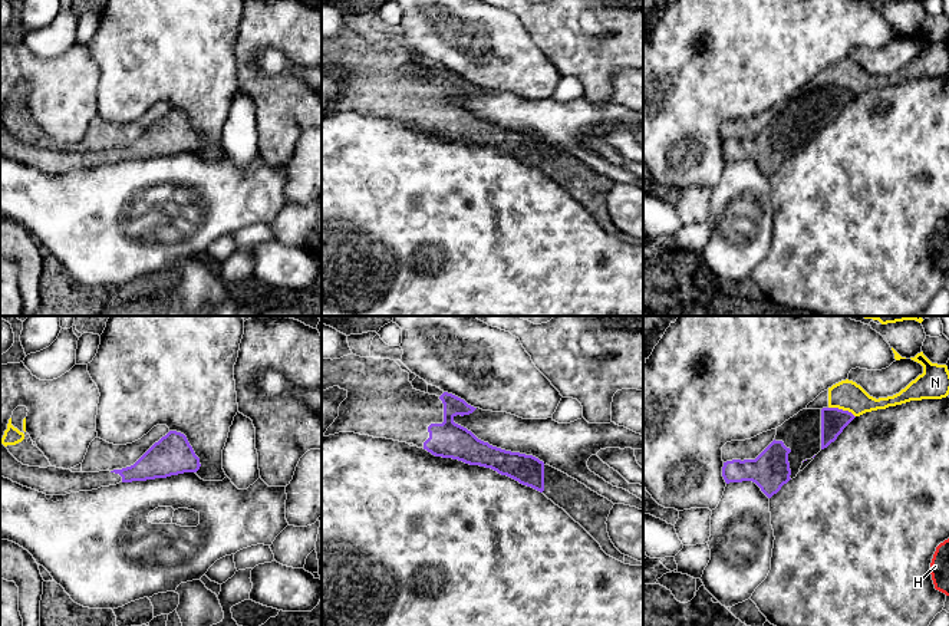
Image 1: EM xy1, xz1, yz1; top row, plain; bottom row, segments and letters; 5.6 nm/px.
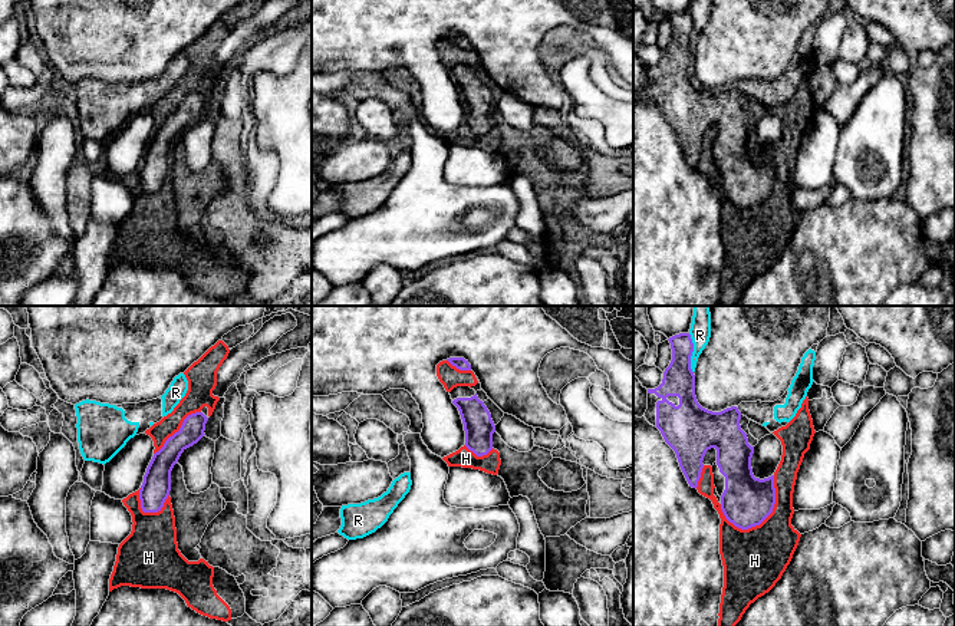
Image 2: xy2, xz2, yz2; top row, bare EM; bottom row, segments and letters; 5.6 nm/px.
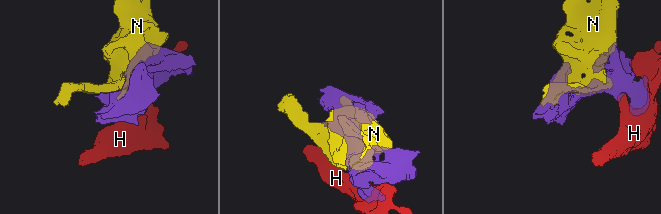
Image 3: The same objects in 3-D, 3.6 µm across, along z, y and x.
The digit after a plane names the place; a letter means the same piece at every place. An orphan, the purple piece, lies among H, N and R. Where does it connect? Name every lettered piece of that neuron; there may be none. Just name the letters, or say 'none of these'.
none of these

